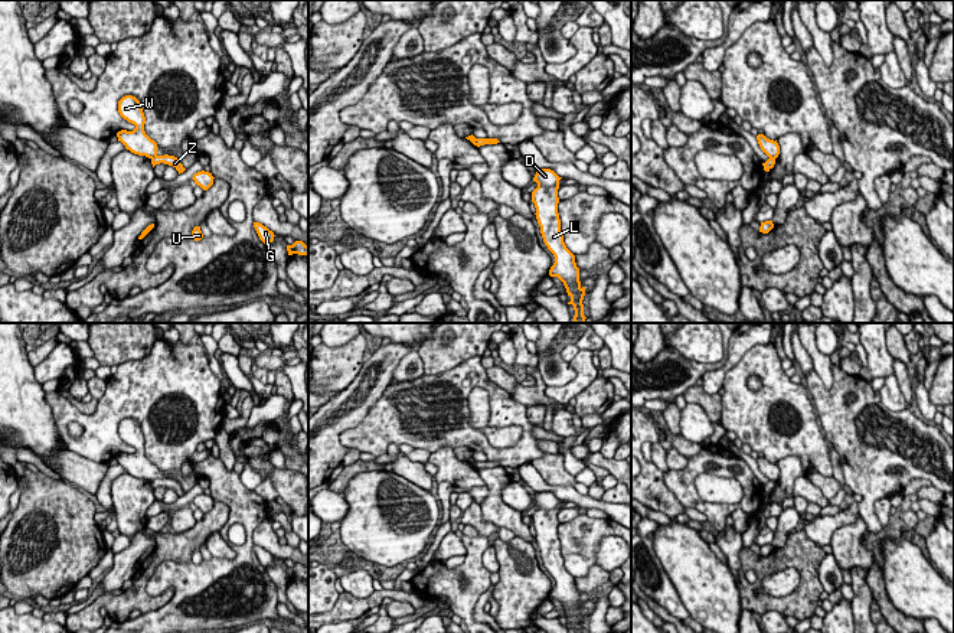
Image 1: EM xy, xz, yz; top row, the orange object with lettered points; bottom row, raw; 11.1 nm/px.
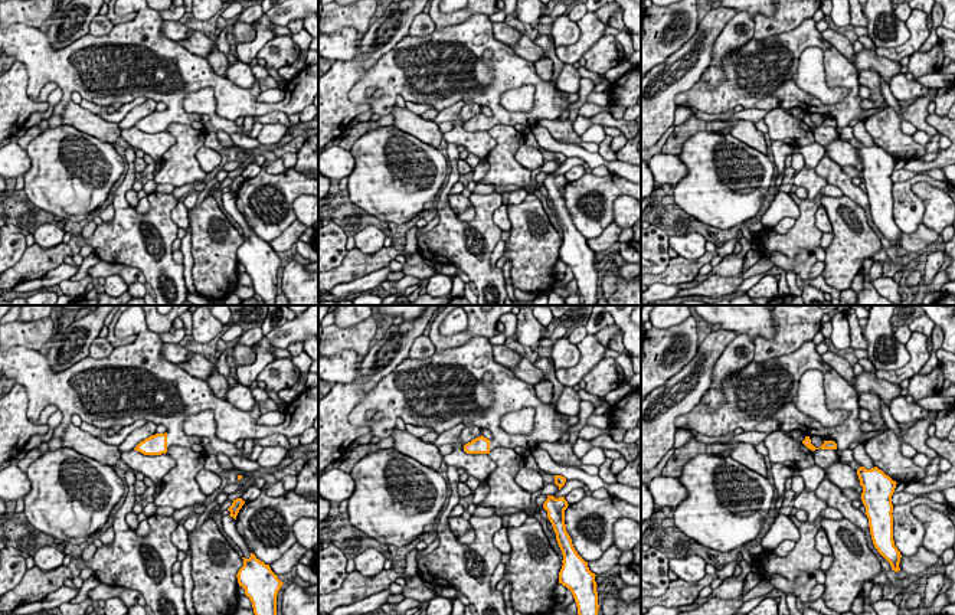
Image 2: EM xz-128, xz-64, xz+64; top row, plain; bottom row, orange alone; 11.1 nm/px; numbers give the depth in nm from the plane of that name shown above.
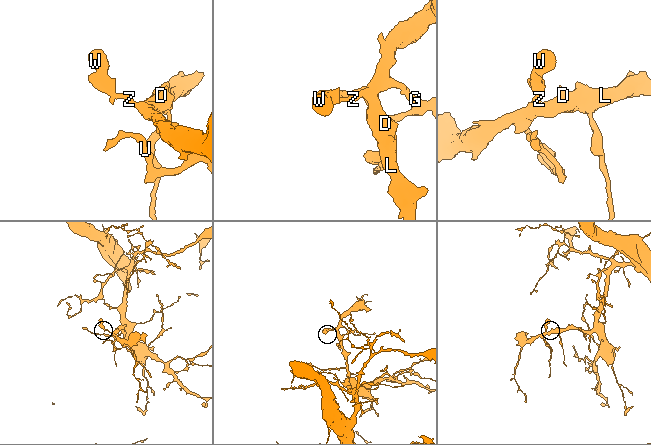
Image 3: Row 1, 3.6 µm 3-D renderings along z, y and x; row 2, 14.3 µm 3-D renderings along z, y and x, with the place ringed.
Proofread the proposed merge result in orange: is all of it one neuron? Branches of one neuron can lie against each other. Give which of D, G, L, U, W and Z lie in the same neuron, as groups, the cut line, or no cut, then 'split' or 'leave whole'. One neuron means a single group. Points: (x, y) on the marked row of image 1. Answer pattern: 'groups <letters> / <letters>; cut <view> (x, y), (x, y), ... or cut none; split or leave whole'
groups D G L U Z / W; cut xy (156, 155), (152, 159); split

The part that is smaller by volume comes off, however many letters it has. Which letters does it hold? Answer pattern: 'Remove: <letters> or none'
Remove: W

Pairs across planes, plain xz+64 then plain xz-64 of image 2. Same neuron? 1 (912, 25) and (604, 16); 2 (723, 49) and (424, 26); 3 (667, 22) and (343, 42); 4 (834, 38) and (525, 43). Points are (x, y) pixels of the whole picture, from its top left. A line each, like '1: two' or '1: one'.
1: two
2: one
3: two
4: two

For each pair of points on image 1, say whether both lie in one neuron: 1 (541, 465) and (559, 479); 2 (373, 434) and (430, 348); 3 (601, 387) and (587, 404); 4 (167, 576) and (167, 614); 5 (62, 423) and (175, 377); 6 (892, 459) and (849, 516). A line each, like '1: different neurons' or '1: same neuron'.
1: same neuron
2: different neurons
3: same neuron
4: same neuron
5: same neuron
6: different neurons

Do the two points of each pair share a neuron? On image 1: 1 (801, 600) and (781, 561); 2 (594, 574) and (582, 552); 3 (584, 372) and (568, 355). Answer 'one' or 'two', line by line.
1: one
2: two
3: two

